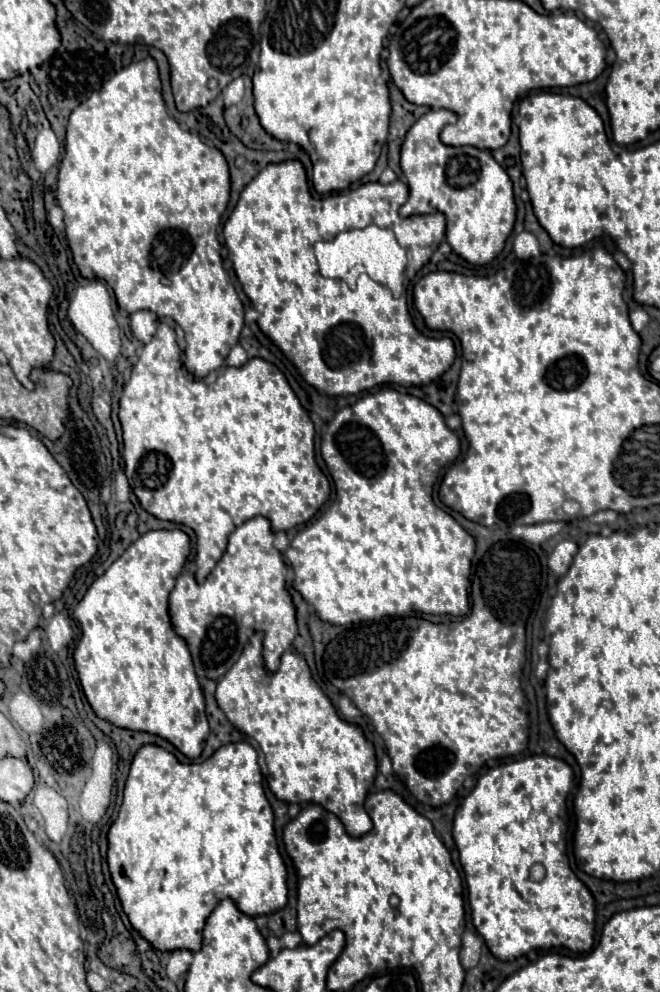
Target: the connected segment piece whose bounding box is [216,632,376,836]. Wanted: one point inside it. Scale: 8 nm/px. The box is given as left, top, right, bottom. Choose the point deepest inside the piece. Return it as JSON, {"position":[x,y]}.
{"position":[312,755]}

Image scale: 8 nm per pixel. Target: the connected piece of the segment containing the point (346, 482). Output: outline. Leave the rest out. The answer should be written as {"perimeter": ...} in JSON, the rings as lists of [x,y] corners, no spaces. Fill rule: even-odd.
{"perimeter":[[[386,388],[384,392],[378,390],[374,394],[360,398],[354,406],[342,408],[334,416],[334,420],[328,424],[326,434],[322,436],[322,448],[320,450],[322,450],[322,456],[328,464],[332,480],[336,484],[336,502],[332,502],[330,508],[318,520],[314,520],[306,528],[302,528],[294,536],[294,540],[290,542],[288,550],[284,552],[285,559],[294,568],[294,588],[304,596],[304,600],[308,604],[312,604],[316,608],[318,616],[326,622],[332,622],[332,624],[350,624],[350,622],[362,622],[362,620],[378,620],[384,616],[410,616],[410,614],[452,614],[452,616],[460,616],[460,614],[468,614],[470,612],[470,604],[468,604],[470,580],[468,580],[468,576],[470,576],[470,566],[472,566],[476,542],[448,512],[438,508],[434,504],[434,498],[432,498],[434,482],[440,474],[440,468],[454,462],[460,454],[460,438],[454,430],[450,430],[446,426],[446,420],[440,414],[440,410],[434,408],[432,404],[416,398],[416,396],[400,394],[392,388]]]}

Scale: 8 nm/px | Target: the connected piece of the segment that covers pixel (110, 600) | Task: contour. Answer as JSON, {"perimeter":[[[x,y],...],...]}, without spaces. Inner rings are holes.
{"perimeter":[[[178,528],[150,530],[132,542],[130,548],[94,580],[72,612],[82,628],[82,638],[74,650],[74,662],[84,694],[100,718],[120,728],[158,734],[172,742],[184,756],[198,758],[208,736],[204,692],[198,684],[188,644],[174,632],[168,614],[168,596],[188,554],[190,538]]]}

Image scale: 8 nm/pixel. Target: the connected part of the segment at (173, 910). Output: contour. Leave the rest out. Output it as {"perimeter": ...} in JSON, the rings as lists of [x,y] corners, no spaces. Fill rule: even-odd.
{"perimeter":[[[230,742],[230,744],[220,746],[204,762],[184,764],[174,754],[170,754],[166,748],[156,746],[156,744],[144,744],[132,760],[130,774],[126,778],[126,788],[124,788],[124,802],[120,806],[116,822],[110,826],[110,832],[108,832],[108,866],[110,866],[112,880],[118,888],[122,908],[128,914],[132,926],[158,950],[170,952],[176,948],[186,948],[186,950],[196,952],[202,946],[204,922],[222,898],[236,900],[238,908],[248,916],[272,914],[272,912],[284,908],[286,898],[288,898],[288,884],[286,884],[288,870],[286,870],[286,862],[278,850],[278,842],[276,842],[276,834],[274,834],[274,812],[272,812],[272,806],[262,788],[262,772],[258,766],[258,752],[254,750],[254,746],[248,742]]]}

